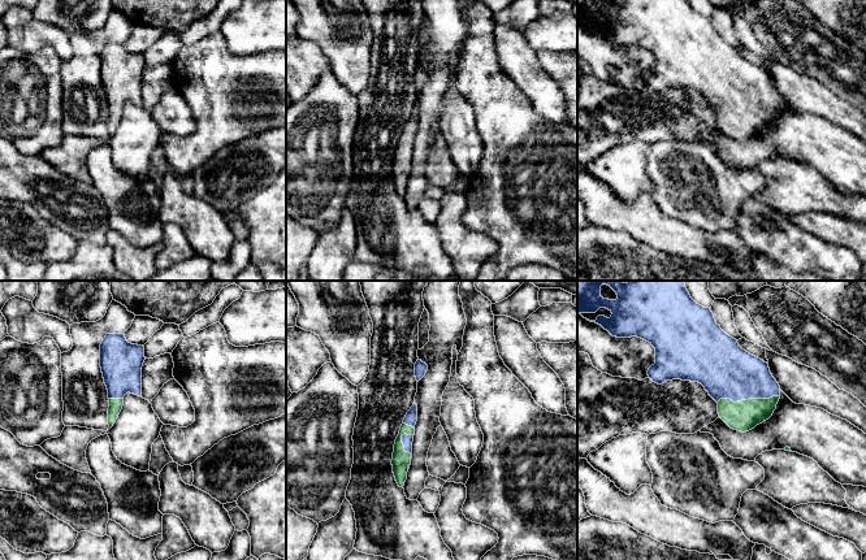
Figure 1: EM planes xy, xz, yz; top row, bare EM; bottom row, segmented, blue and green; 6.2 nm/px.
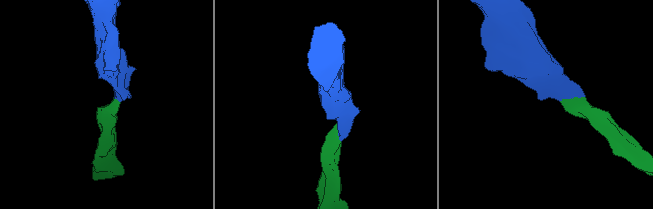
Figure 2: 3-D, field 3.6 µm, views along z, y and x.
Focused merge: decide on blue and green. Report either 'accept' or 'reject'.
accept

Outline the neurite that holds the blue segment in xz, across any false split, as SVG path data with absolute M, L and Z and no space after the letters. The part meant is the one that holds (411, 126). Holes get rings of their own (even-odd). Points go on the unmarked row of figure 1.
M413 112L411 118L407 121L399 143L395 148L393 161L393 182L399 196L404 195L407 188L407 181L412 168L412 151L415 144L415 134L417 130L417 114Z

